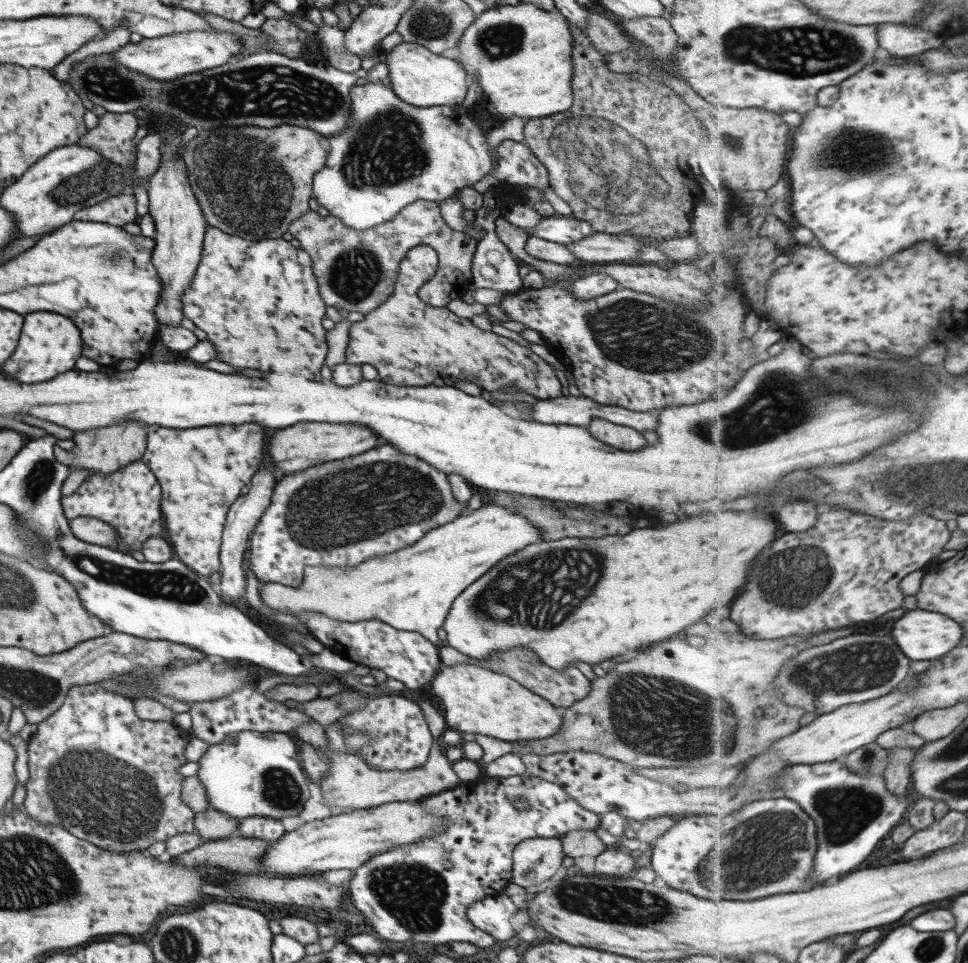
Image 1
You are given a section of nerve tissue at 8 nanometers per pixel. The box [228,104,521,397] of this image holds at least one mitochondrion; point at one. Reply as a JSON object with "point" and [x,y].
{"point":[354,273]}

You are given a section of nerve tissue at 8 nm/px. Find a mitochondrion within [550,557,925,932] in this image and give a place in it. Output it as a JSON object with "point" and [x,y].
{"point":[643,719]}

